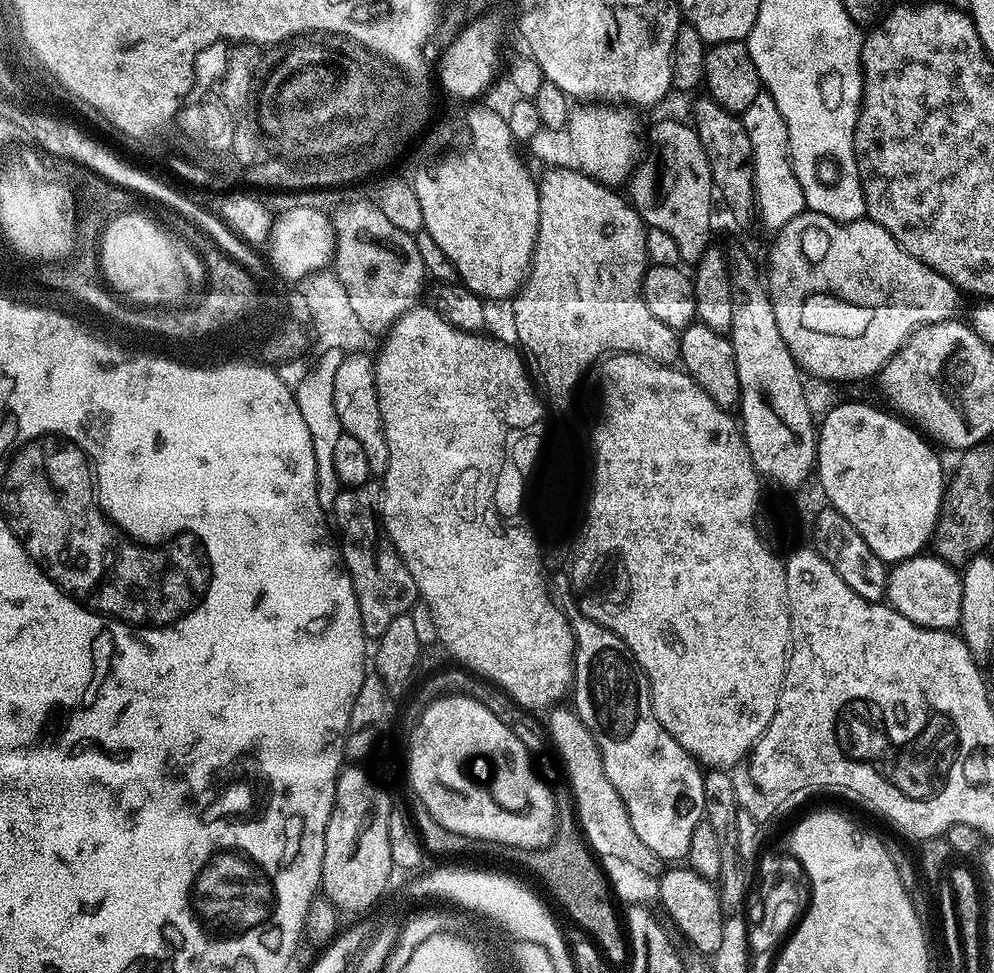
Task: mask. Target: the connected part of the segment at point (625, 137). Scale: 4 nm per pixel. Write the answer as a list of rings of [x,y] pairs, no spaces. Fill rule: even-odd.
[[[588,102],[585,108],[580,108],[568,117],[568,139],[570,152],[578,165],[579,171],[600,183],[609,186],[620,186],[631,177],[637,167],[636,155],[640,152],[640,140],[642,144],[642,132],[640,136],[640,124],[631,107],[616,106],[620,108],[607,108],[604,102]]]

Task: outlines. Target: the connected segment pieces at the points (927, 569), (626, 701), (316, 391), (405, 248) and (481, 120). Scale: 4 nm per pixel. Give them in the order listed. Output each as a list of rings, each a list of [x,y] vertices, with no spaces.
[[[935,554],[911,556],[891,565],[888,574],[887,603],[898,614],[910,618],[920,628],[952,630],[960,623],[962,614],[961,573]]]
[[[575,599],[563,601],[564,614],[572,626],[576,639],[576,663],[574,665],[574,711],[586,727],[592,731],[592,737],[602,754],[602,766],[606,770],[606,778],[614,782],[614,790],[622,798],[626,806],[626,814],[630,826],[634,826],[634,834],[654,850],[665,862],[680,862],[690,850],[690,838],[694,834],[694,826],[705,819],[703,784],[705,773],[696,759],[658,722],[652,709],[652,691],[648,689],[648,677],[637,664],[632,652],[618,634],[606,630],[598,622],[586,618],[576,605]]]
[[[324,348],[321,353],[316,368],[310,369],[297,384],[294,384],[294,395],[298,402],[298,410],[302,410],[302,418],[306,421],[306,430],[310,432],[311,445],[314,448],[317,496],[322,500],[334,500],[342,491],[342,488],[332,488],[332,484],[341,484],[334,469],[334,447],[344,432],[338,418],[338,410],[334,410],[334,370],[342,366],[345,353],[339,352],[336,348]]]
[[[368,198],[367,200],[356,200],[353,204],[342,205],[338,217],[334,216],[332,221],[336,230],[334,271],[340,280],[342,295],[350,298],[350,310],[354,310],[354,314],[358,314],[358,319],[362,321],[362,326],[366,326],[369,334],[387,333],[402,313],[417,307],[419,300],[416,299],[422,296],[426,288],[426,283],[424,284],[426,273],[422,254],[418,254],[416,237],[412,235],[410,242],[404,244],[406,240],[402,238],[405,236],[402,234],[402,230],[397,226],[390,226],[389,219]]]
[[[485,106],[465,108],[468,109],[454,117],[452,124],[442,125],[429,138],[428,144],[421,146],[416,156],[416,173],[410,176],[410,183],[422,208],[423,231],[428,232],[454,262],[463,287],[489,301],[500,300],[503,296],[512,298],[520,291],[532,265],[538,234],[538,180],[520,161],[507,120]]]

